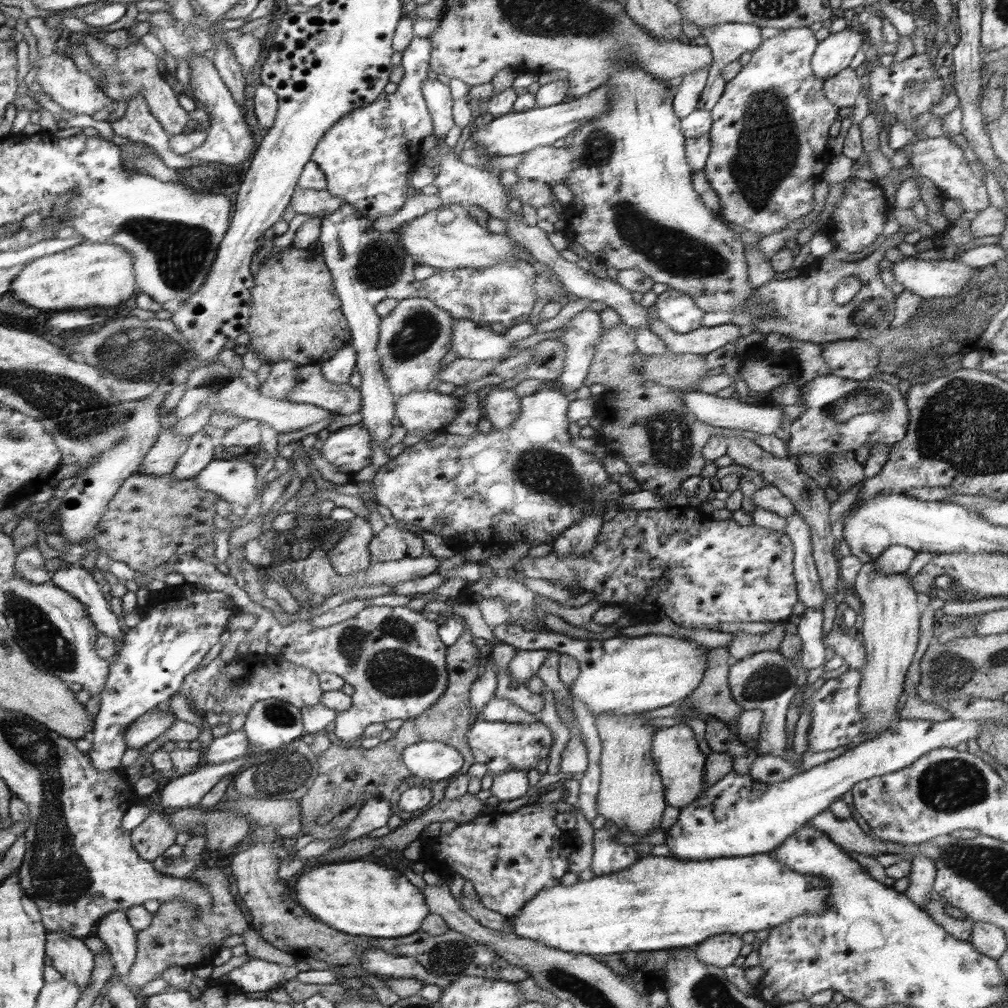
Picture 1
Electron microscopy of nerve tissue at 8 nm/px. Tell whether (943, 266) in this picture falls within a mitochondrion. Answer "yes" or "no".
no

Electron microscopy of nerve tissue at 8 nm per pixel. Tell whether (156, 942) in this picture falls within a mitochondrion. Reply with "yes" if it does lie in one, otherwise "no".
yes

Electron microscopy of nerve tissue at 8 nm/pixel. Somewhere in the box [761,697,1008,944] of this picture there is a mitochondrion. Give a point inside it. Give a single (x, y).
(948, 785)

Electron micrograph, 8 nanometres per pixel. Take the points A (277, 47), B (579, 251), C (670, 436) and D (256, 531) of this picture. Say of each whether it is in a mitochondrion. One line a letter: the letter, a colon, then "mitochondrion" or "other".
A: other
B: other
C: mitochondrion
D: other

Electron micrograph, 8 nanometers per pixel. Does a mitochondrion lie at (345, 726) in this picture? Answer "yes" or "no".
no

